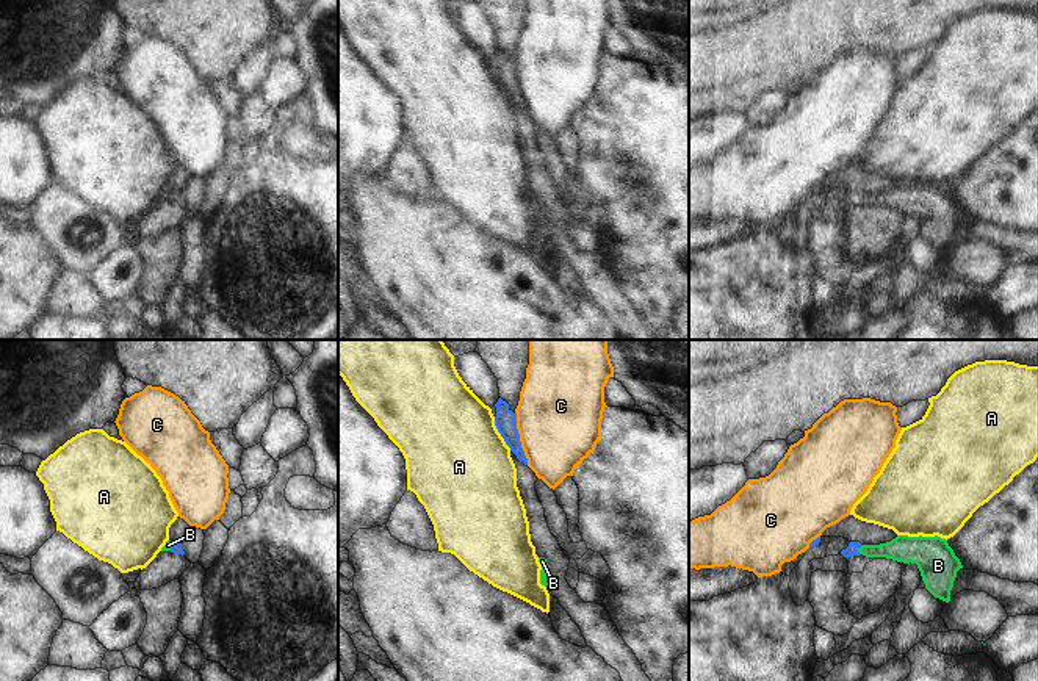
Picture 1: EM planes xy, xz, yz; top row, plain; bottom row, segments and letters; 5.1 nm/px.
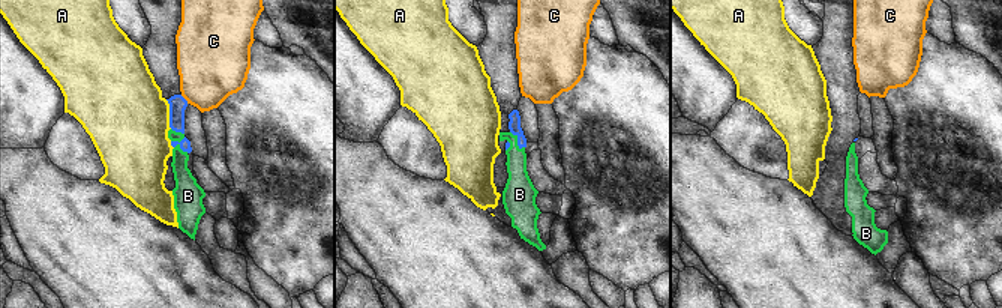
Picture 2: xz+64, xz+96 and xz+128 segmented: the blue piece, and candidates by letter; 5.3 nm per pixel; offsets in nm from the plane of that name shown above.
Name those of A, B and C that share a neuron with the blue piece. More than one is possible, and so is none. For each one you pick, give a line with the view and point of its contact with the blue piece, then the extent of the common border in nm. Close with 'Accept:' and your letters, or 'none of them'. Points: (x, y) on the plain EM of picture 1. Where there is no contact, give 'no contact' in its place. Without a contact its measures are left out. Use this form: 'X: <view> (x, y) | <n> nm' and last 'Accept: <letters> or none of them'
B: yz (857, 199) | 50 nm
Accept: B

